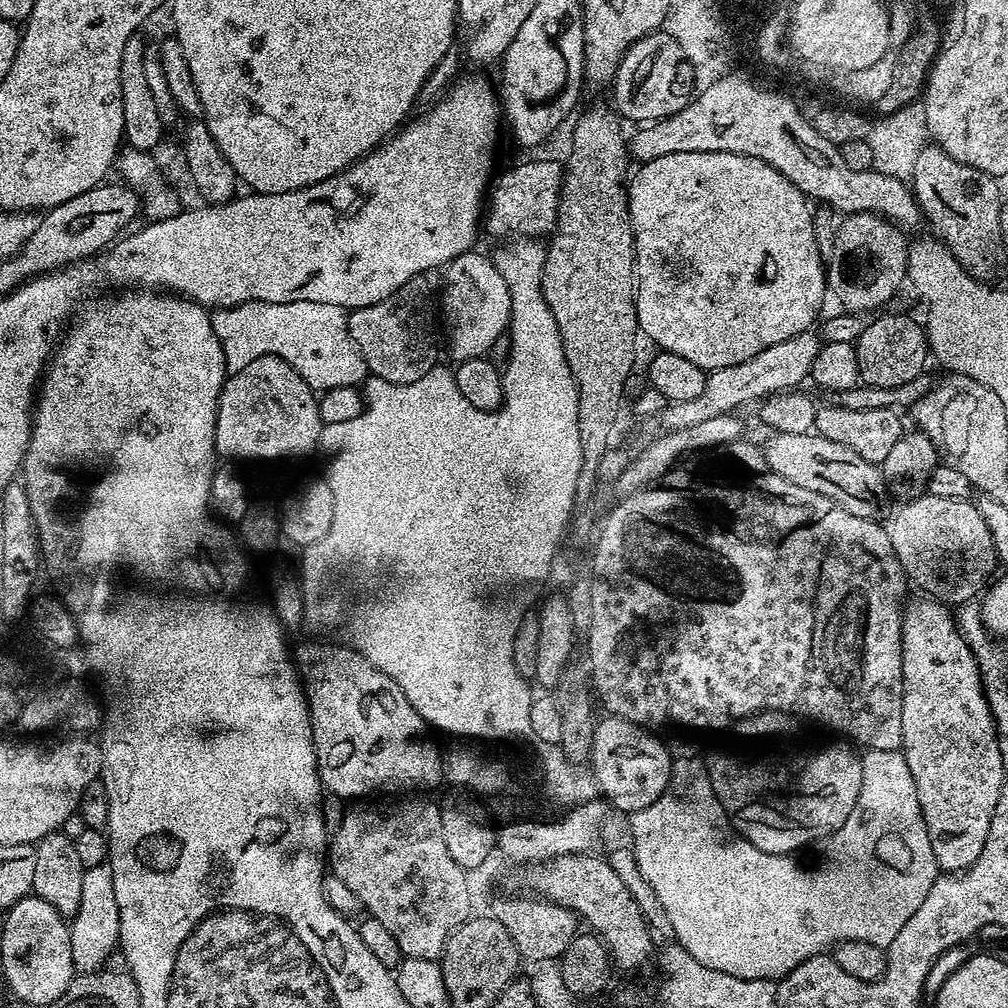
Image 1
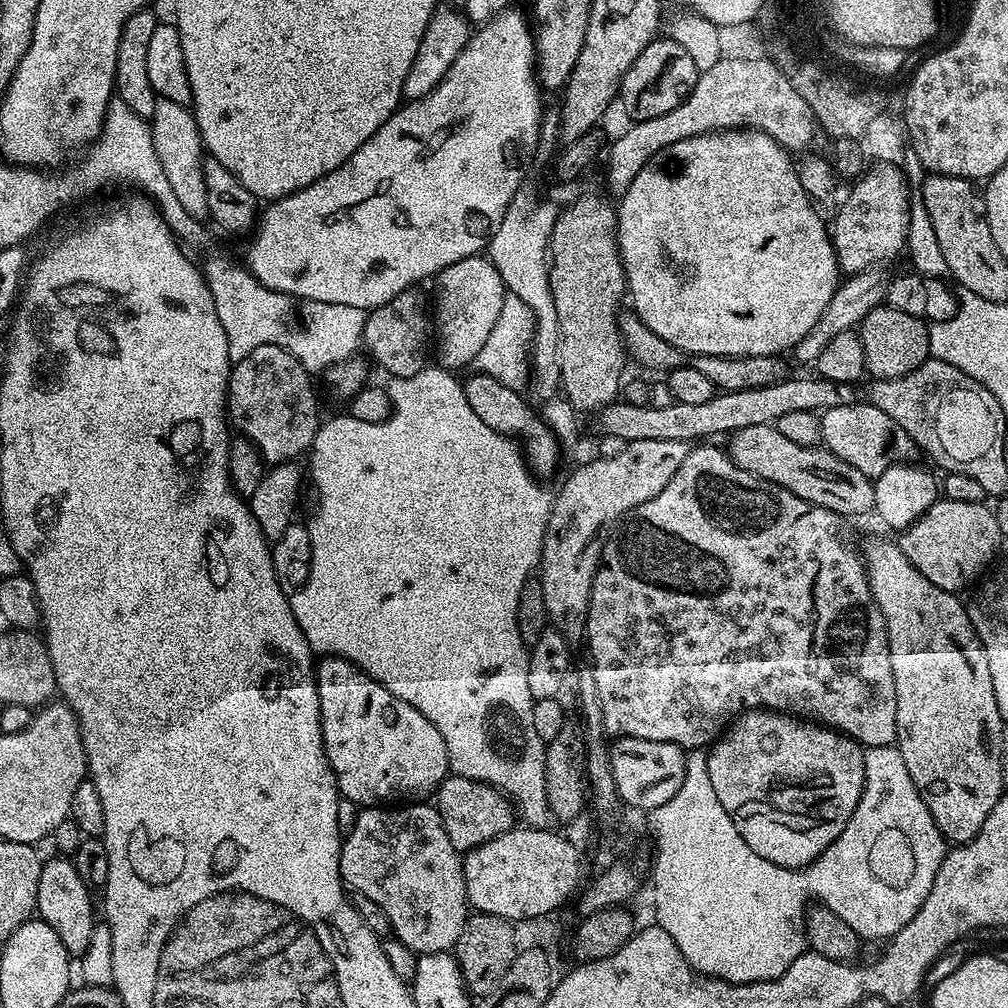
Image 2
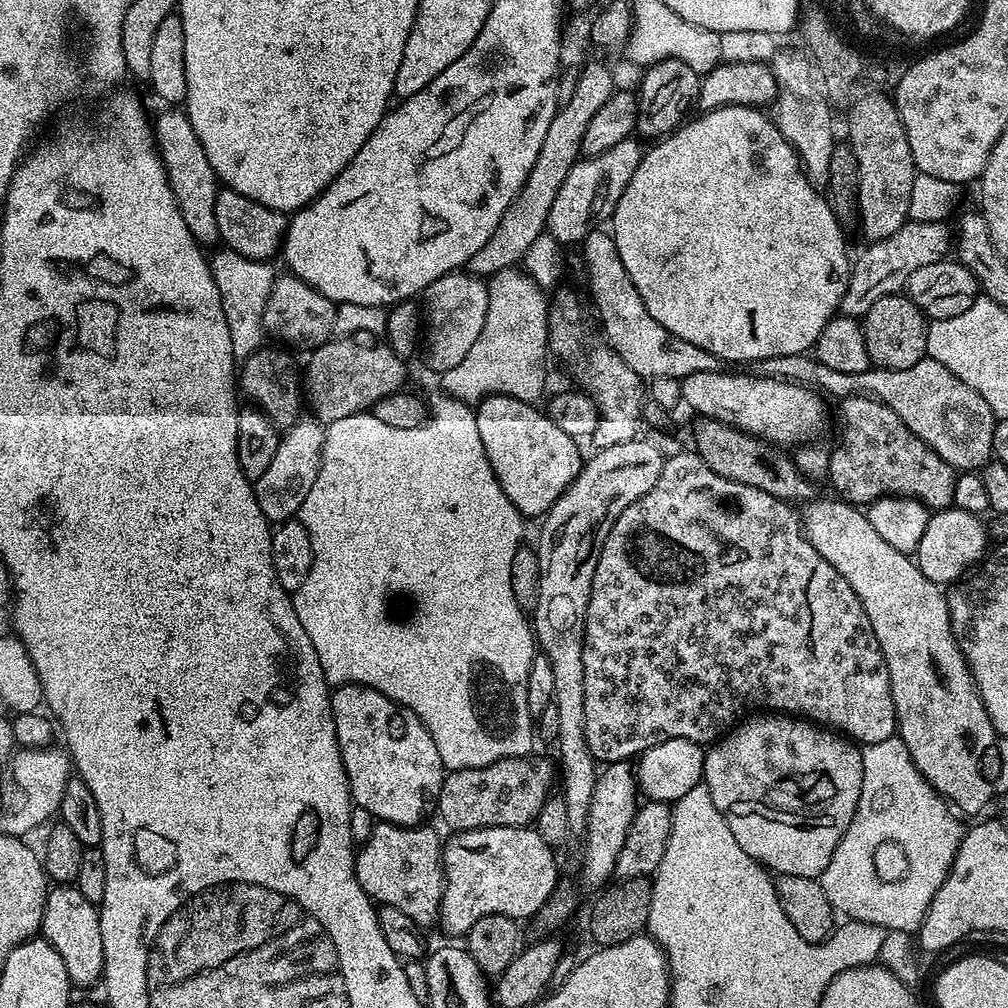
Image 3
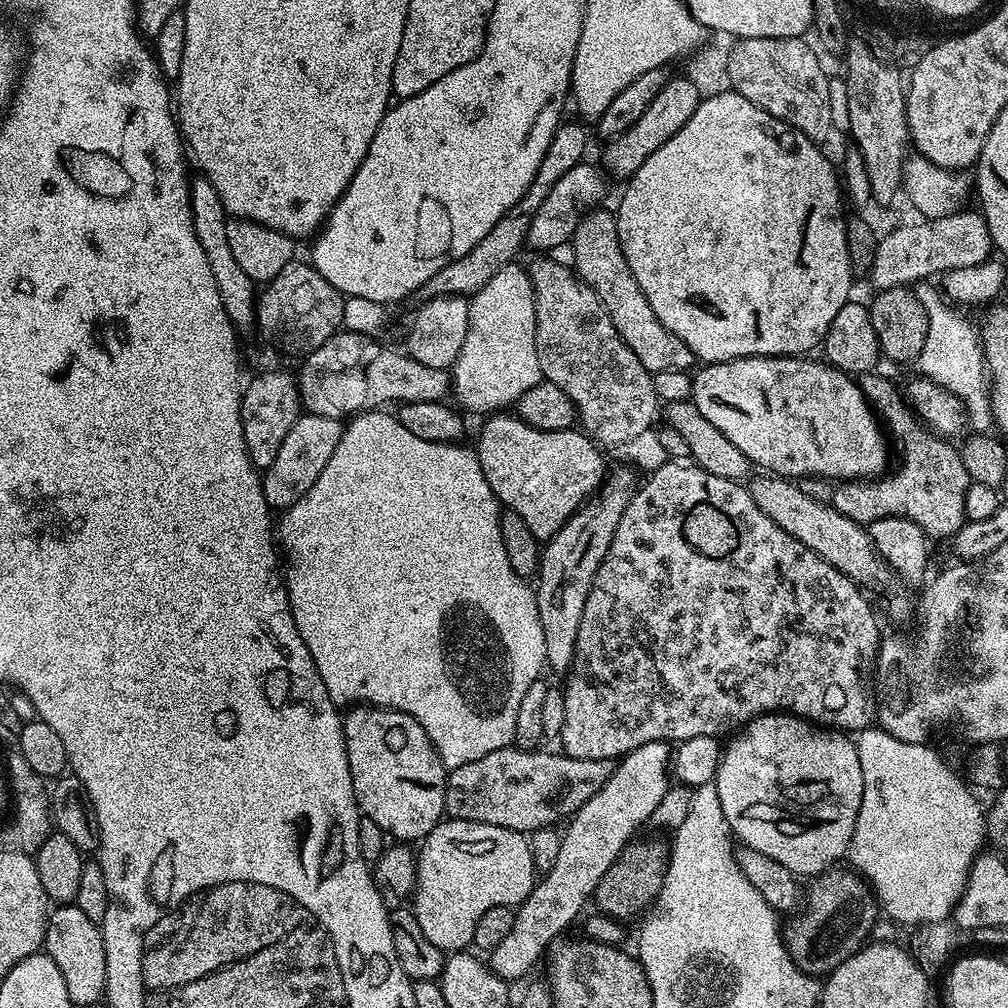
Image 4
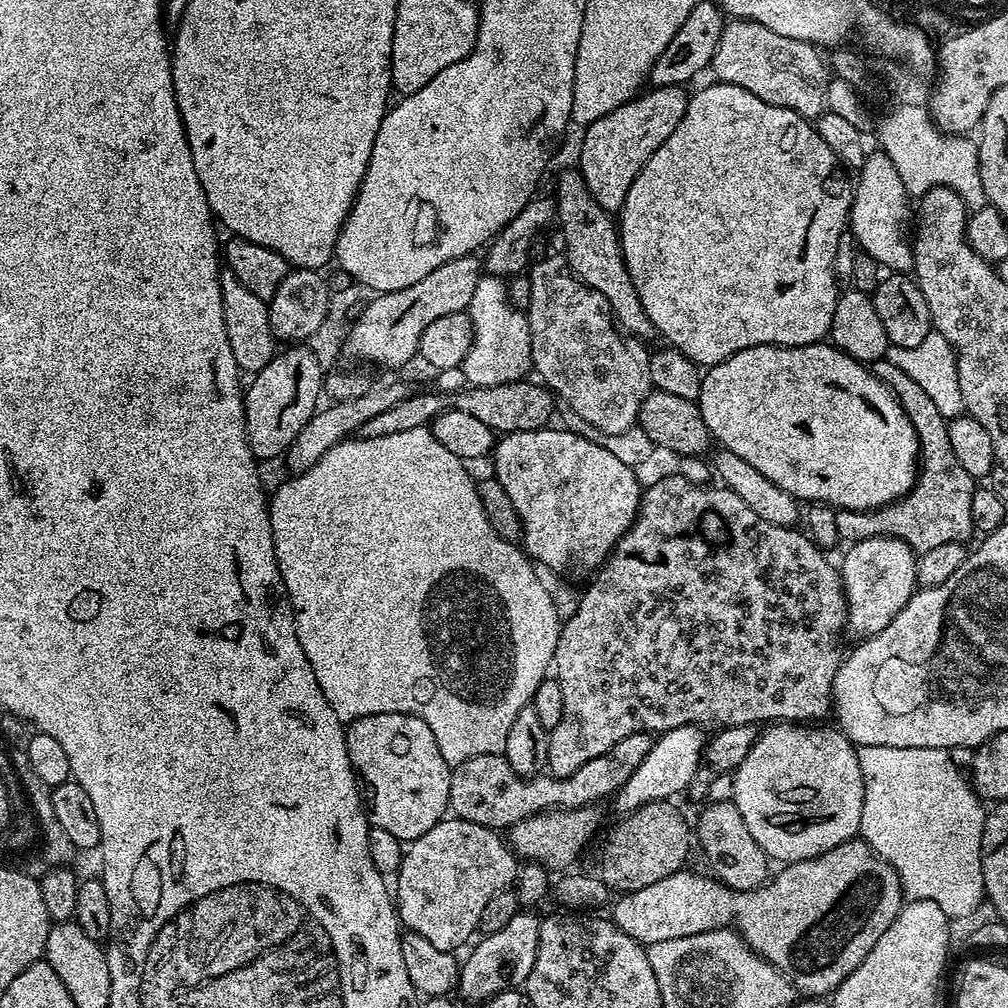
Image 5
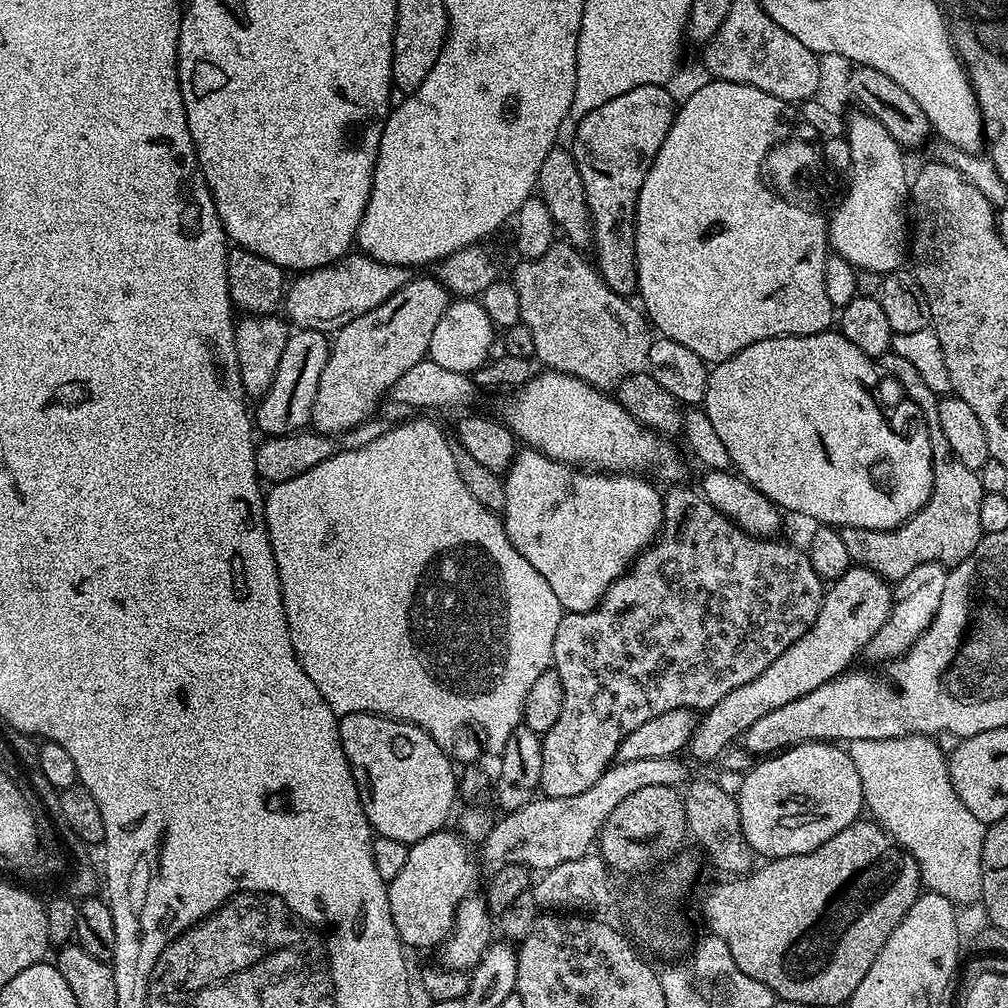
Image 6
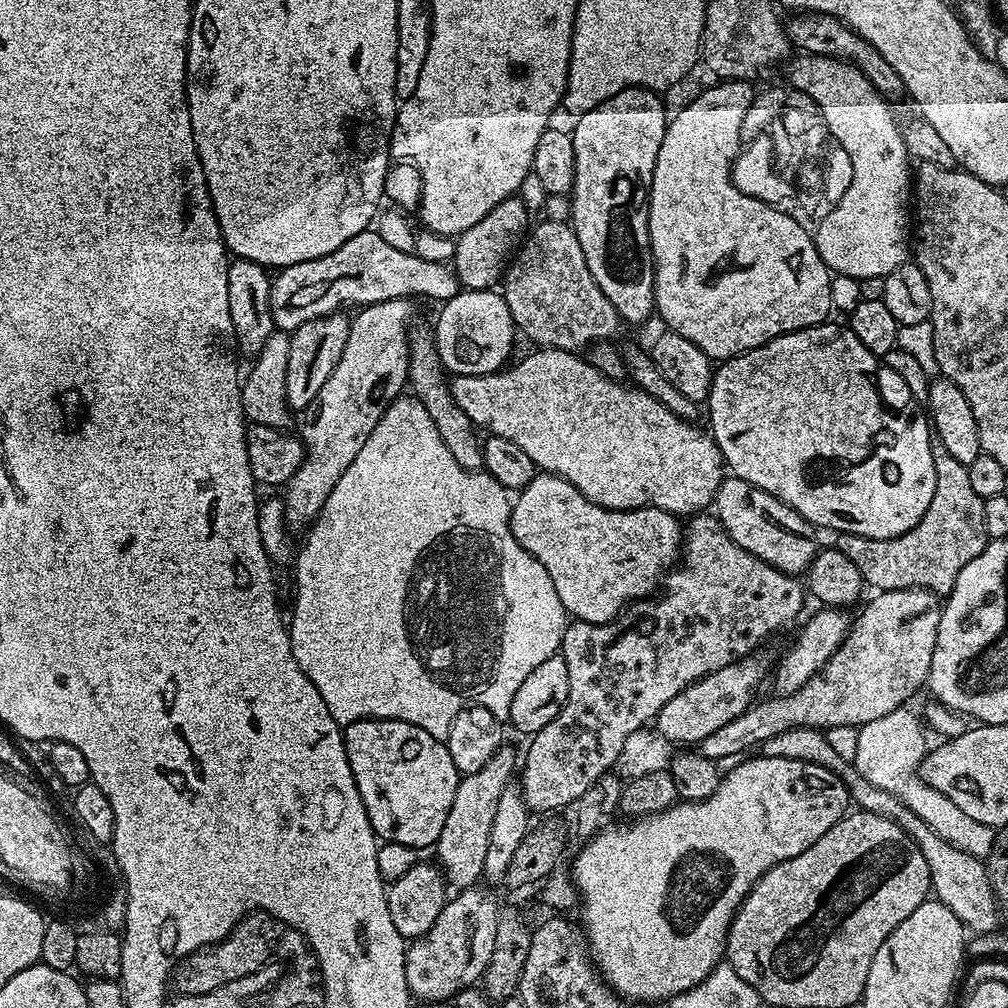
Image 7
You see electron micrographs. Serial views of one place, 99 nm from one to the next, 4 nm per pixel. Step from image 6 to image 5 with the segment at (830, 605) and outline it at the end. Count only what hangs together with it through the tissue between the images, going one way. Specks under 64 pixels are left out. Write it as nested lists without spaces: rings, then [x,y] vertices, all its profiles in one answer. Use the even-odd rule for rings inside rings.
[[[879,536],[878,538],[868,538],[866,540],[855,541],[852,548],[844,556],[844,561],[839,561],[840,581],[844,583],[844,597],[848,603],[848,623],[847,631],[853,632],[856,638],[867,638],[886,630],[890,622],[910,602],[912,593],[917,591],[918,581],[916,578],[917,553],[912,547],[893,536]],[[683,724],[672,728],[669,732],[661,732],[655,737],[650,754],[642,758],[642,766],[630,774],[619,791],[615,793],[614,801],[621,808],[621,813],[627,814],[655,800],[672,800],[676,795],[687,793],[695,772],[702,765],[702,757],[706,752],[705,729],[699,724]]]

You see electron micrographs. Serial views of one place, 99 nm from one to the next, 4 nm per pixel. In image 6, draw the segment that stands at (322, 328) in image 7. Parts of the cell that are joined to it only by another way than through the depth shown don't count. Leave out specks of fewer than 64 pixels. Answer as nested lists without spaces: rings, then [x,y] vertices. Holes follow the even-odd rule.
[[[309,328],[293,331],[289,335],[286,350],[282,350],[282,362],[278,362],[278,374],[274,374],[270,390],[259,397],[257,404],[260,405],[254,408],[255,427],[259,431],[261,428],[265,437],[290,436],[309,427],[314,394],[318,394],[318,382],[328,361],[329,347],[330,340],[325,333]]]

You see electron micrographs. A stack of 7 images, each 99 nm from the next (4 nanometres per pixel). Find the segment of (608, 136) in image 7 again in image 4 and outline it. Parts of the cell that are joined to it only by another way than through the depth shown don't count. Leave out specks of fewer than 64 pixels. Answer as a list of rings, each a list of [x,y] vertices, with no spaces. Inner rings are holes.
[[[673,75],[666,82],[666,86],[662,86],[662,90],[658,90],[658,94],[654,94],[654,102],[650,102],[650,106],[646,106],[646,114],[642,114],[642,118],[638,118],[638,122],[634,122],[634,126],[630,126],[630,130],[611,137],[605,143],[608,145],[604,148],[603,171],[609,177],[617,176],[620,182],[627,181],[628,177],[633,176],[638,170],[638,166],[642,166],[642,162],[646,162],[646,158],[650,154],[654,154],[654,150],[658,150],[658,146],[662,146],[662,142],[666,142],[666,138],[674,138],[676,131],[682,126],[686,126],[690,114],[694,114],[701,99],[697,87],[688,80],[687,75]]]

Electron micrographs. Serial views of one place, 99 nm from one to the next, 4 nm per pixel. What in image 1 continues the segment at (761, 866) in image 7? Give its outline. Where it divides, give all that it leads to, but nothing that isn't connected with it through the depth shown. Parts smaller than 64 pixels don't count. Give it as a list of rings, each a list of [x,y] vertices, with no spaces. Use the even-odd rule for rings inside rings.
[[[775,710],[737,720],[736,736],[730,737],[712,764],[710,760],[707,765],[714,794],[722,802],[732,827],[766,854],[796,854],[799,848],[807,849],[816,841],[825,840],[850,818],[850,810],[858,802],[858,790],[862,790],[862,759],[857,749],[832,740],[811,740],[796,724],[799,723],[793,717]]]

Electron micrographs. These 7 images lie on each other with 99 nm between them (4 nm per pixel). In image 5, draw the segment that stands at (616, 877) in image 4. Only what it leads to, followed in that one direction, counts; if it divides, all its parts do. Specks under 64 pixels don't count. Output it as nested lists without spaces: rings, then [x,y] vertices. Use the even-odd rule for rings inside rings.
[[[655,800],[649,804],[643,804],[641,808],[635,808],[632,812],[627,813],[627,815],[623,817],[624,821],[609,834],[608,841],[604,844],[604,853],[600,856],[600,870],[598,870],[598,876],[603,880],[605,886],[608,887],[608,889],[611,889],[613,893],[627,894],[629,892],[637,892],[638,890],[642,890],[642,886],[650,886],[654,882],[662,882],[662,878],[666,878],[670,874],[681,871],[681,869],[687,865],[684,863],[688,860],[688,851],[691,850],[692,846],[694,848],[694,836],[690,831],[690,826],[688,830],[687,818],[684,817],[674,805],[675,803],[673,803],[672,800]]]

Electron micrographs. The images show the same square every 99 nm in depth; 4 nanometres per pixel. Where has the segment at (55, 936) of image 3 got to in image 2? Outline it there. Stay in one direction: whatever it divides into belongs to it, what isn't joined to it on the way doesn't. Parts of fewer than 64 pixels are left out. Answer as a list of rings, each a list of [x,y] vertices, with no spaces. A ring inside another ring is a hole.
[[[53,855],[53,860],[45,859],[40,865],[38,894],[36,895],[36,912],[39,919],[46,922],[62,938],[69,957],[80,958],[91,944],[91,935],[98,925],[98,918],[92,914],[92,896],[88,885],[78,878],[78,870],[71,859],[63,855]]]

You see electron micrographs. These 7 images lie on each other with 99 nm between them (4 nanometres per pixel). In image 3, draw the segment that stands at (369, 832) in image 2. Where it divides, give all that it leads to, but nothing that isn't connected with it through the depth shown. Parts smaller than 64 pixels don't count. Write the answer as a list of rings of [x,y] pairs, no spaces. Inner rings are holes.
[[[373,823],[370,838],[359,845],[356,852],[356,877],[377,905],[385,904],[402,910],[407,918],[413,920],[417,926],[423,924],[435,925],[440,918],[440,899],[444,893],[444,853],[442,851],[442,836],[432,828],[417,826],[407,828],[397,824]]]

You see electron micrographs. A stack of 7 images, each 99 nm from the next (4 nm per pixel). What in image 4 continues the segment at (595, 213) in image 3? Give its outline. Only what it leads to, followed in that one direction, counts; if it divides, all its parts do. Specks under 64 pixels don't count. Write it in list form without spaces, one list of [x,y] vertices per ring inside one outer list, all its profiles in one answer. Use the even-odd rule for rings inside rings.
[[[581,162],[566,170],[558,182],[554,182],[550,194],[542,198],[542,206],[534,214],[534,222],[530,222],[530,230],[526,241],[527,247],[533,248],[536,254],[550,254],[554,246],[562,246],[569,243],[578,226],[578,222],[584,216],[584,213],[595,209],[596,204],[604,196],[604,180],[606,176],[599,167],[596,168],[589,162]]]

